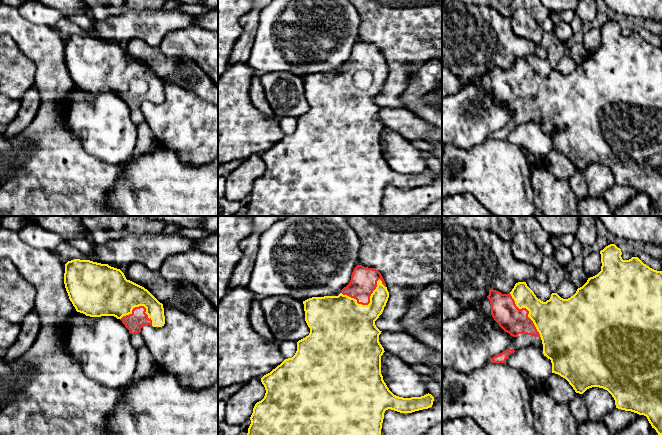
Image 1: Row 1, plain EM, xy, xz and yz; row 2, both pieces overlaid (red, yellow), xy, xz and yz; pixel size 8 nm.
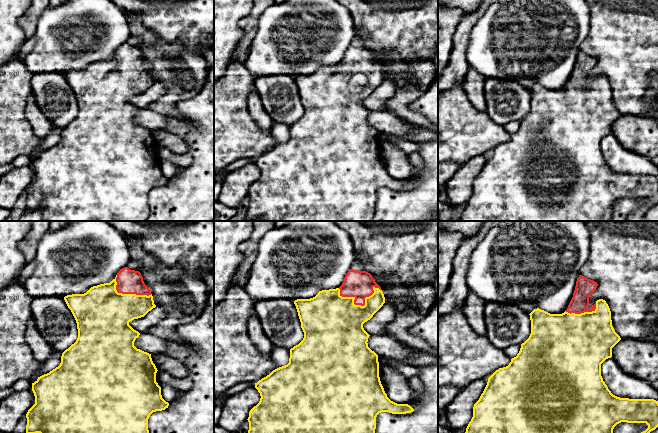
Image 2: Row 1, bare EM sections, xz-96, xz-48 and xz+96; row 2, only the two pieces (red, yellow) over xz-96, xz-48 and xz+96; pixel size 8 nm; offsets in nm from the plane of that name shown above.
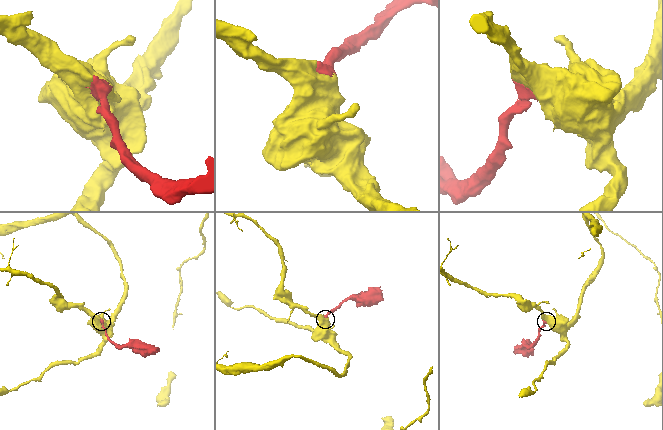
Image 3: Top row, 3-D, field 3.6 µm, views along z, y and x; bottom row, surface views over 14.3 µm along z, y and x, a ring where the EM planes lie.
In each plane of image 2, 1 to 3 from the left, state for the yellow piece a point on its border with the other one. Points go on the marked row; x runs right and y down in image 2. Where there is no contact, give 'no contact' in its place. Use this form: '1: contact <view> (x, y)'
1: contact xz-96 (126, 293)
2: contact xz-48 (359, 304)
3: contact xz+96 (582, 312)

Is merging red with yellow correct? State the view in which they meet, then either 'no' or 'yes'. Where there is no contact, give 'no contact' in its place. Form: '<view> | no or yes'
xz | yes

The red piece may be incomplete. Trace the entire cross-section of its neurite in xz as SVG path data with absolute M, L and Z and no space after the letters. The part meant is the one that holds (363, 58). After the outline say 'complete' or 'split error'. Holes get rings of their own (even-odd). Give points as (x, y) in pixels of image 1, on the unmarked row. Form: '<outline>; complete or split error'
M357 41L352 48L350 59L341 66L338 72L312 73L303 77L305 97L310 104L310 109L297 118L297 127L292 134L285 135L270 149L261 154L266 169L264 174L257 178L253 184L246 216L381 216L381 205L386 186L391 185L400 189L412 189L432 183L434 173L431 170L428 169L421 173L411 174L399 173L389 166L383 156L381 132L385 127L379 118L379 111L382 107L376 103L375 97L382 90L388 74L389 68L381 49L376 45Z; split error

